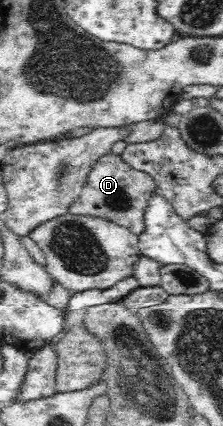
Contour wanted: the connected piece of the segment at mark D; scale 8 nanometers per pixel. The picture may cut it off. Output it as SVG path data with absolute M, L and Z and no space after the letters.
M106 153L91 166L82 194L71 205L69 213L106 219L140 236L145 229L144 213L155 190L154 180L148 173L132 168L121 155Z

